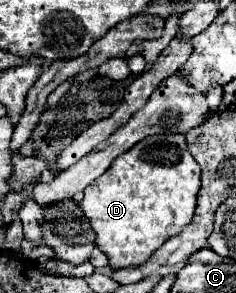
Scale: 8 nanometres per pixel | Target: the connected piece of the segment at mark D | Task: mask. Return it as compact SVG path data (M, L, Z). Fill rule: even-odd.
M152 135L136 143L120 157L116 157L112 165L106 169L106 173L102 173L96 181L92 181L84 189L80 209L84 217L88 217L90 227L96 233L94 245L108 257L110 267L116 271L128 265L144 263L170 237L178 235L192 221L198 189L200 189L200 167L188 153L184 135Z

